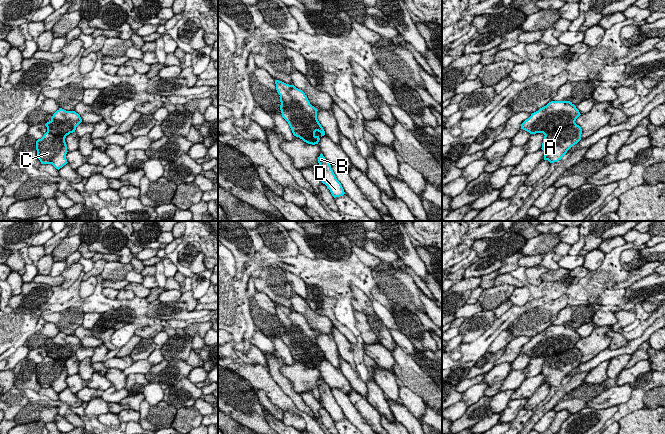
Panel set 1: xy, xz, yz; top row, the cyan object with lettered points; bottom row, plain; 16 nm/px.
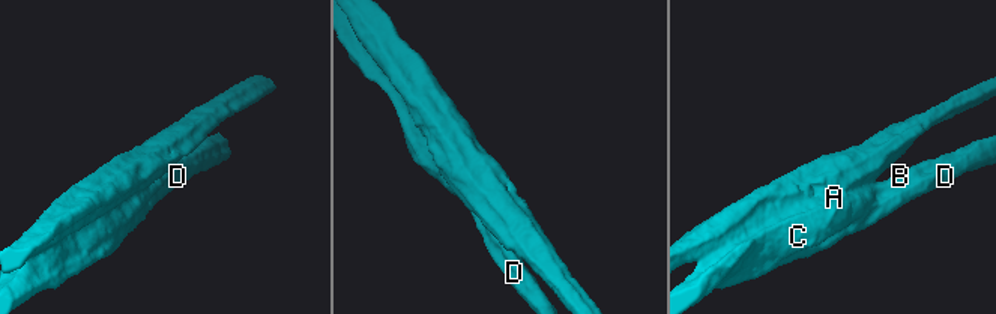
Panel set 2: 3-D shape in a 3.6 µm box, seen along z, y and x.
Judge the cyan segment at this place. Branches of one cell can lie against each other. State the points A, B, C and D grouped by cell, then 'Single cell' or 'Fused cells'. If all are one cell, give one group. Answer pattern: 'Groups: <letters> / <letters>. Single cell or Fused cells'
Groups: A / B C D. Fused cells

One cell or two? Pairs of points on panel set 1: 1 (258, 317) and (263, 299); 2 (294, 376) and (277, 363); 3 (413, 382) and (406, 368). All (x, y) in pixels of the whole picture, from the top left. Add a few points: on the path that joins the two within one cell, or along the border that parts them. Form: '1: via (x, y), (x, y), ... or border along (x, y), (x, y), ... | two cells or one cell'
1: via (262, 313), (263, 303) | one cell
2: border along (287, 378), (293, 388), (300, 393) | two cells
3: via (413, 379), (408, 371) | one cell

